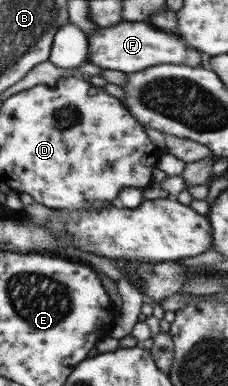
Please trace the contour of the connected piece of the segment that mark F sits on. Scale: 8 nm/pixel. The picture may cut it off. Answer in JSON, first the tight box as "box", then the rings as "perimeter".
{"box":[87,20,204,73],"perimeter":[[[124,20],[117,26],[99,28],[95,34],[87,36],[87,40],[89,41],[89,60],[87,62],[96,64],[103,69],[133,73],[141,72],[141,70],[157,66],[157,64],[185,64],[191,68],[204,66],[201,62],[202,52],[183,44],[184,41],[179,40],[179,36],[155,30],[153,26],[143,24],[143,22]]]}

